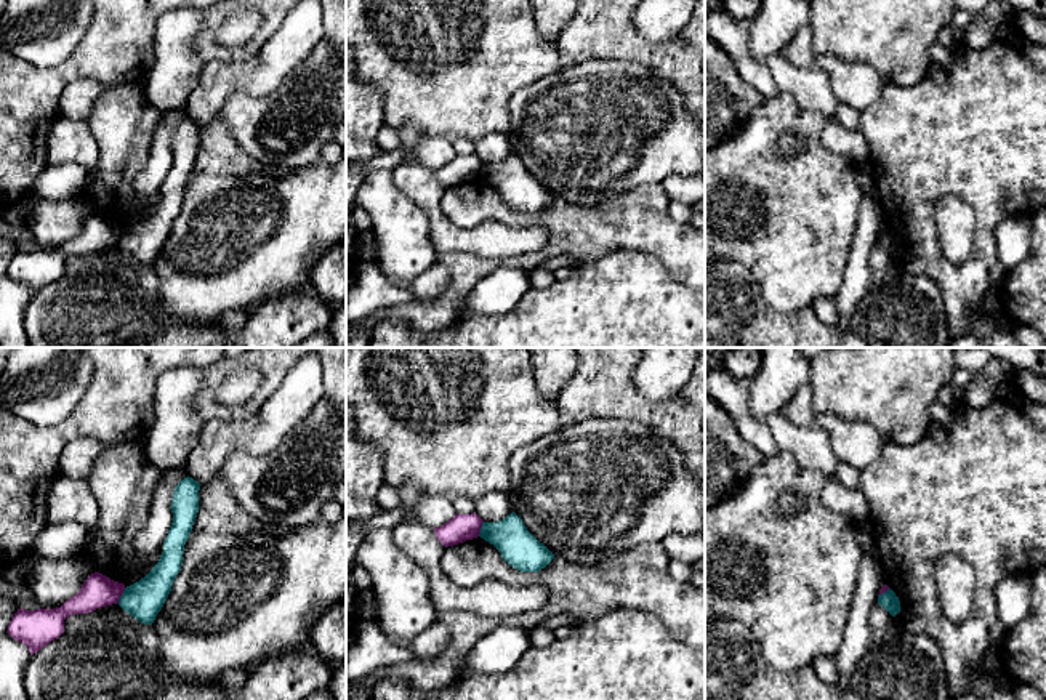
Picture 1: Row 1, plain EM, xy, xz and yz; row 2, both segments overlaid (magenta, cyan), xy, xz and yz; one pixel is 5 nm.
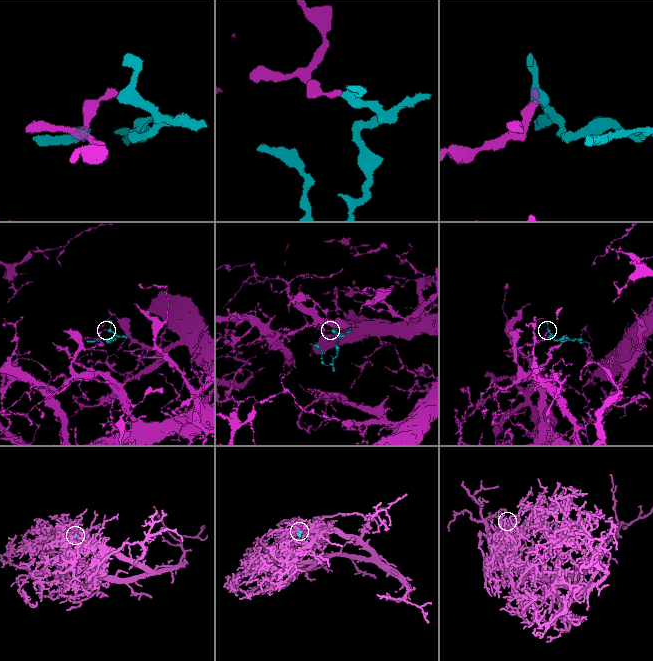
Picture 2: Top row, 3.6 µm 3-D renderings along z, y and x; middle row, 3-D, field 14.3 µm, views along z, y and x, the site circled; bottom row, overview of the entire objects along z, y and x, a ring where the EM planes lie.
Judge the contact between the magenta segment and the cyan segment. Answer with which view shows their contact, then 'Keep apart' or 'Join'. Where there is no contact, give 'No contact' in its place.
Touches magenta in xy. Keep apart

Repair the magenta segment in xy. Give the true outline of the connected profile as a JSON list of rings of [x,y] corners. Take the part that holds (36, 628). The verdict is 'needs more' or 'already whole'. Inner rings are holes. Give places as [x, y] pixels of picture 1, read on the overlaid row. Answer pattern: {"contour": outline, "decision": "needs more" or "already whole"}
{"contour": [[[95,572],[86,578],[80,591],[61,607],[37,610],[18,609],[6,633],[26,644],[30,655],[34,655],[64,633],[64,620],[69,615],[88,614],[106,605],[119,604],[123,591],[123,583]]], "decision": "already whole"}

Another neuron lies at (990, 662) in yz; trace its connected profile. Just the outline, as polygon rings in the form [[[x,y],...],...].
[[[990,646],[985,652],[982,666],[980,666],[980,678],[987,678],[1001,665],[1000,660],[1000,646]]]

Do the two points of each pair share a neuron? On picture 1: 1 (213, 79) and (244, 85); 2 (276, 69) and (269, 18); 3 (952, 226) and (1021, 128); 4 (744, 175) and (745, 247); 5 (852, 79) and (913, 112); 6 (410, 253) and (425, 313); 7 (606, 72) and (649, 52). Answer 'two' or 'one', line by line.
1: two
2: two
3: two
4: one
5: two
6: two
7: two

